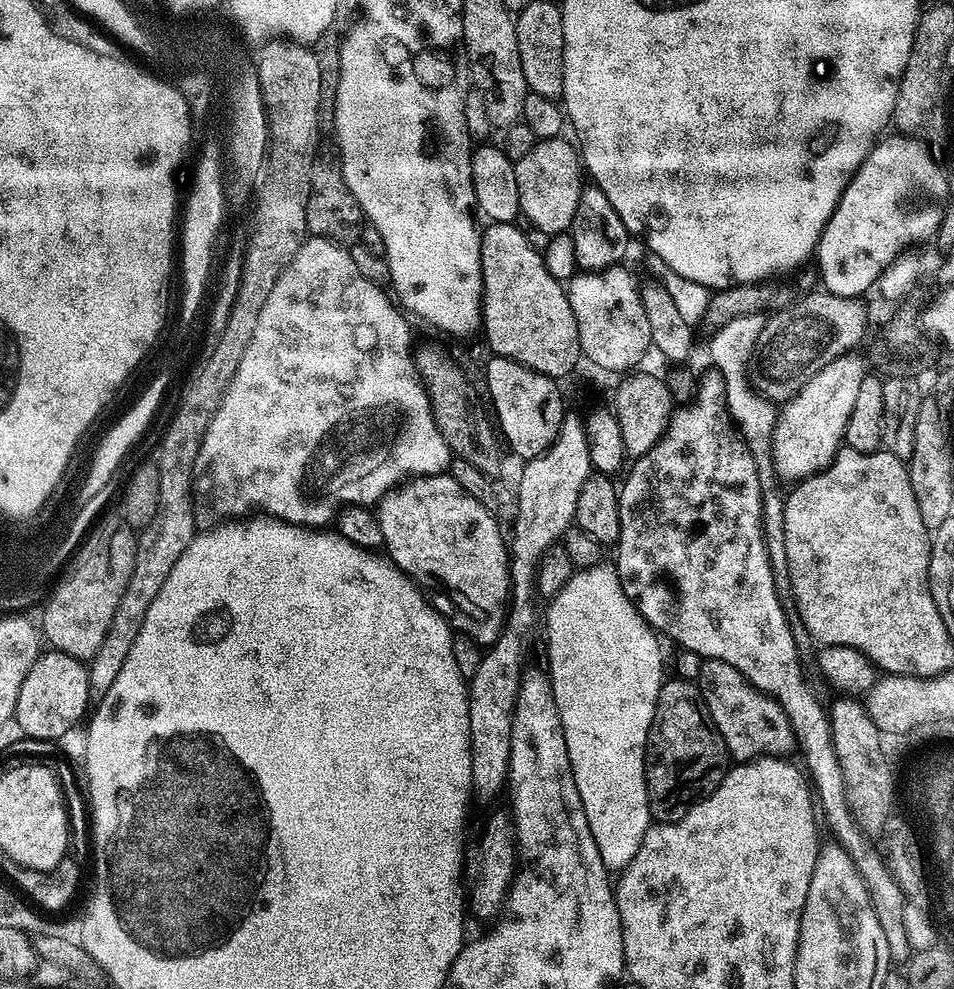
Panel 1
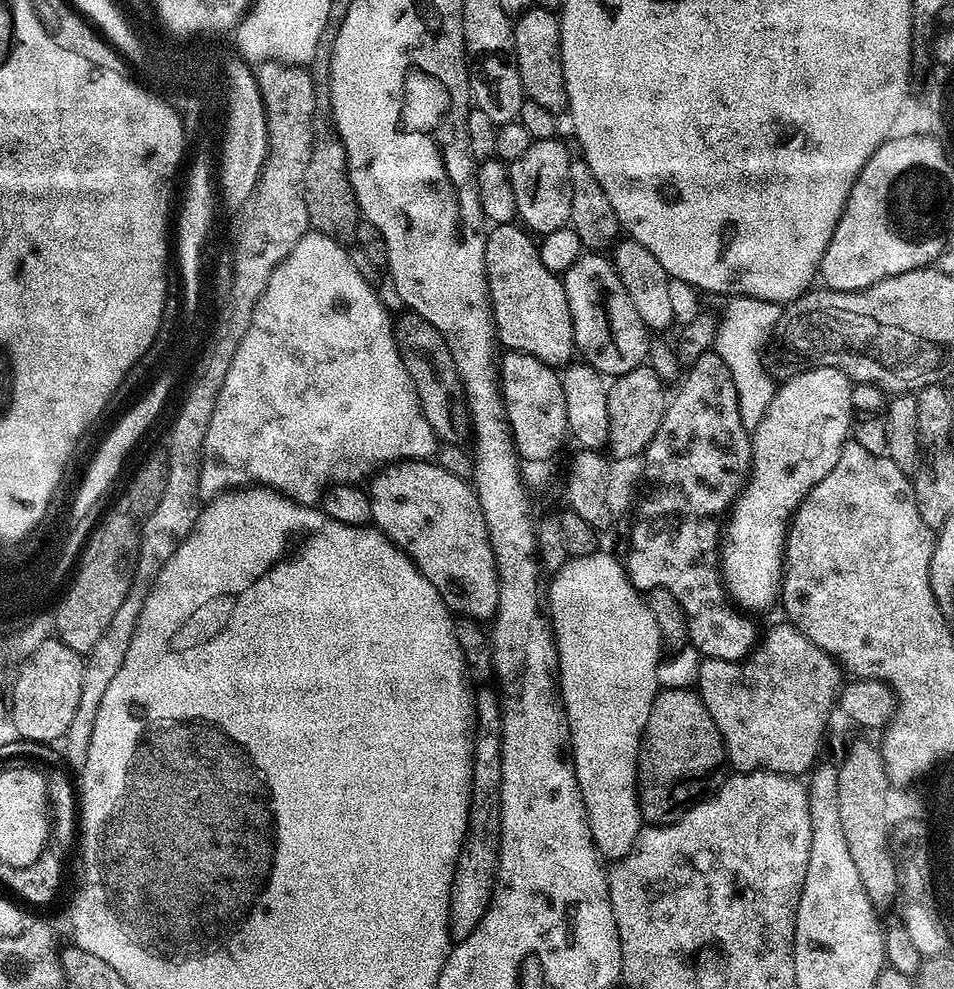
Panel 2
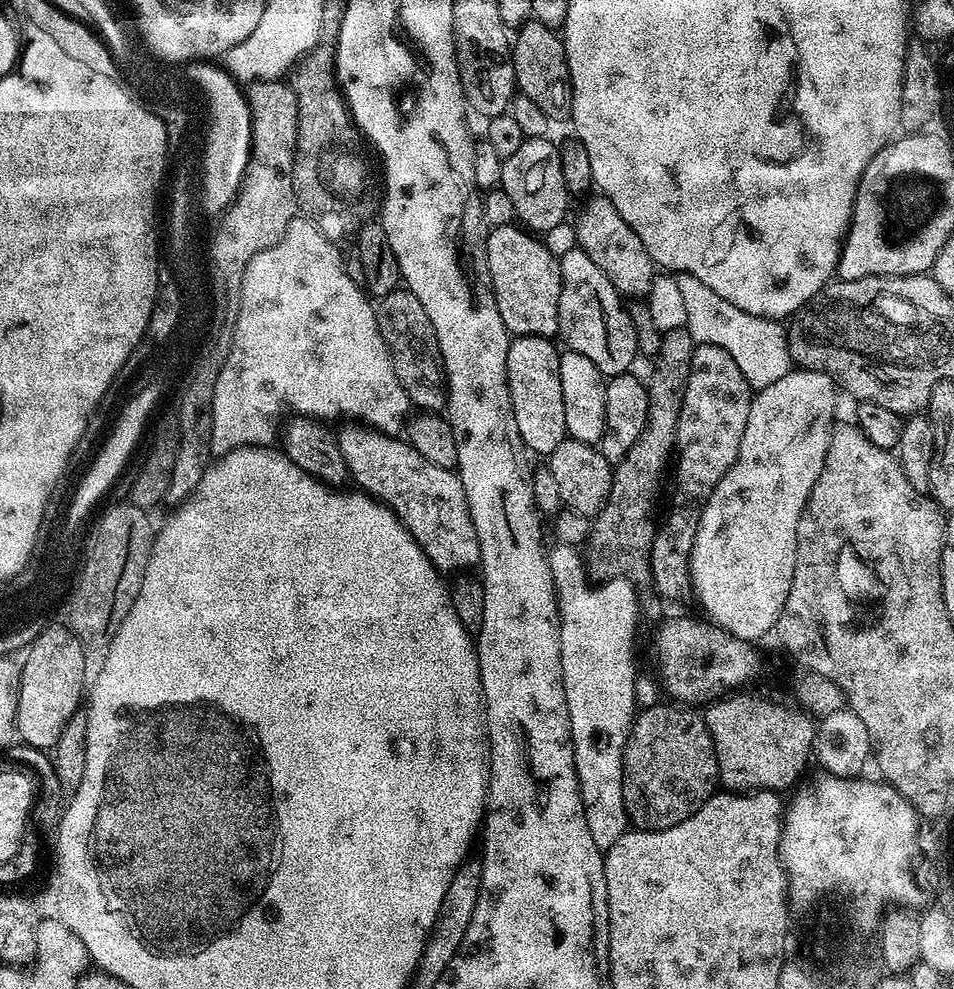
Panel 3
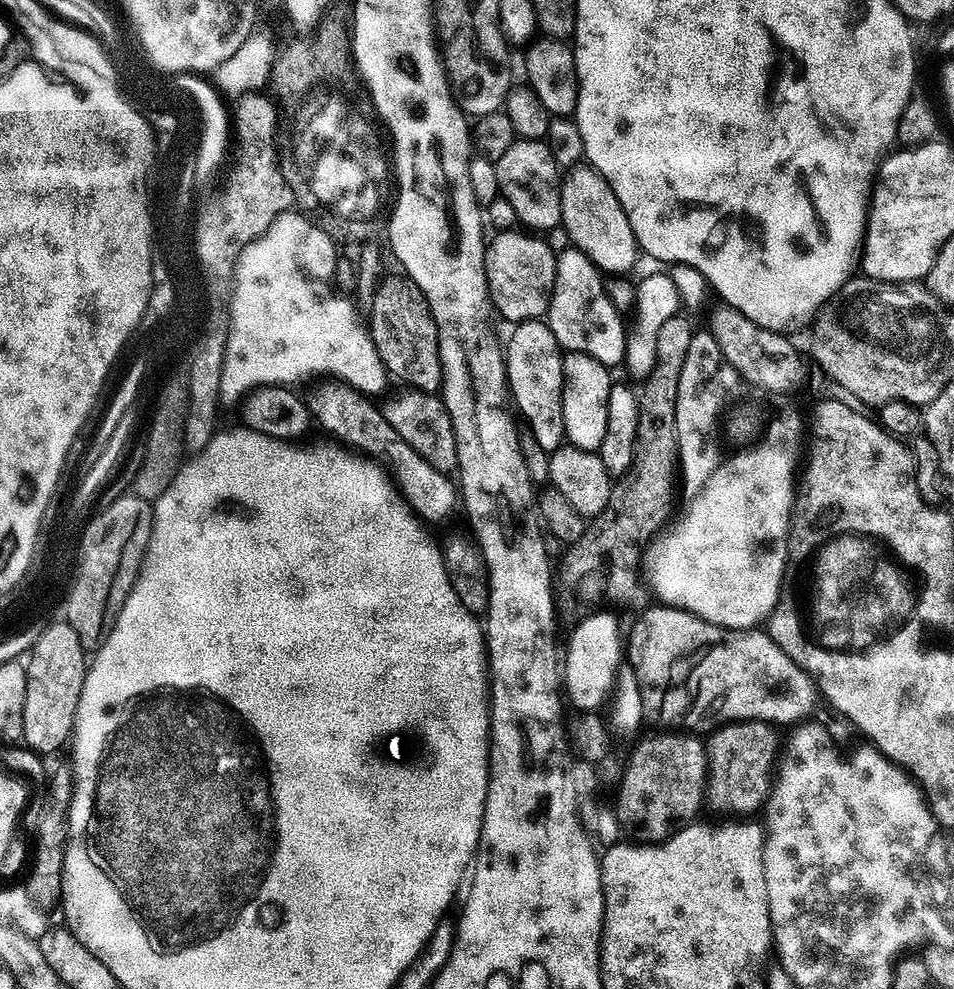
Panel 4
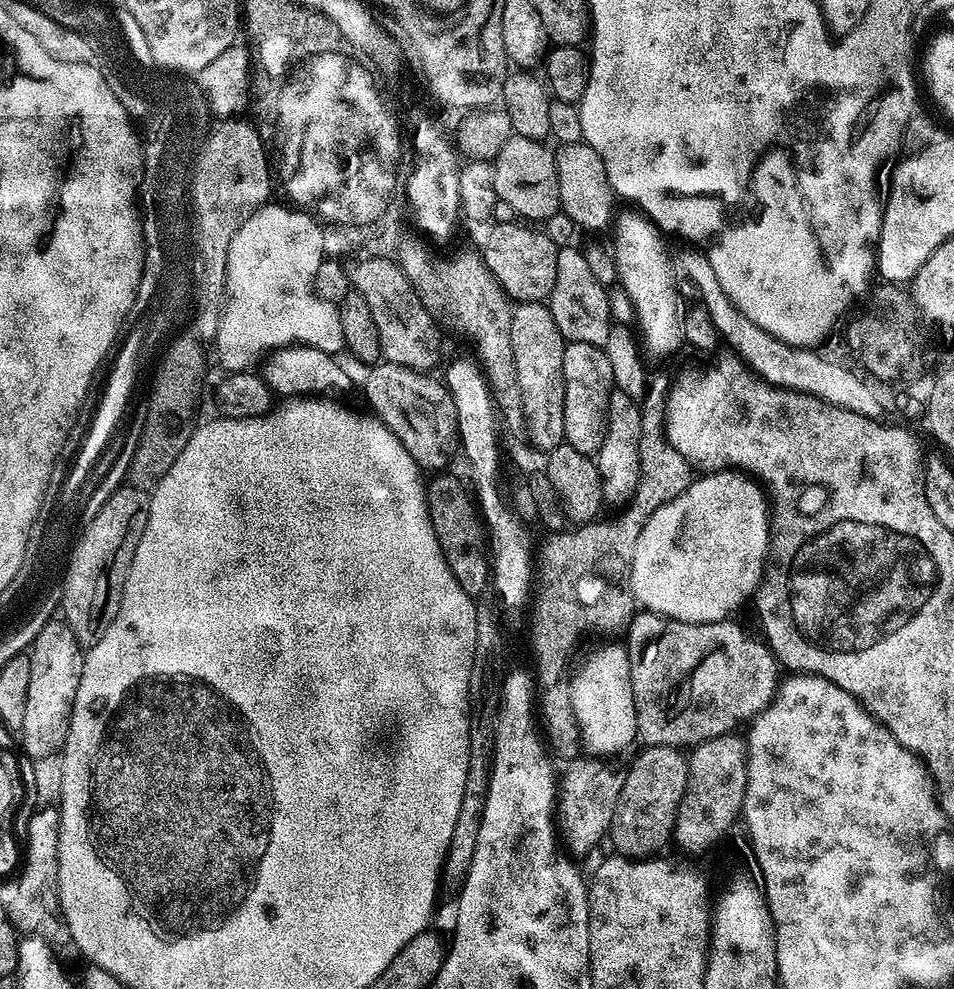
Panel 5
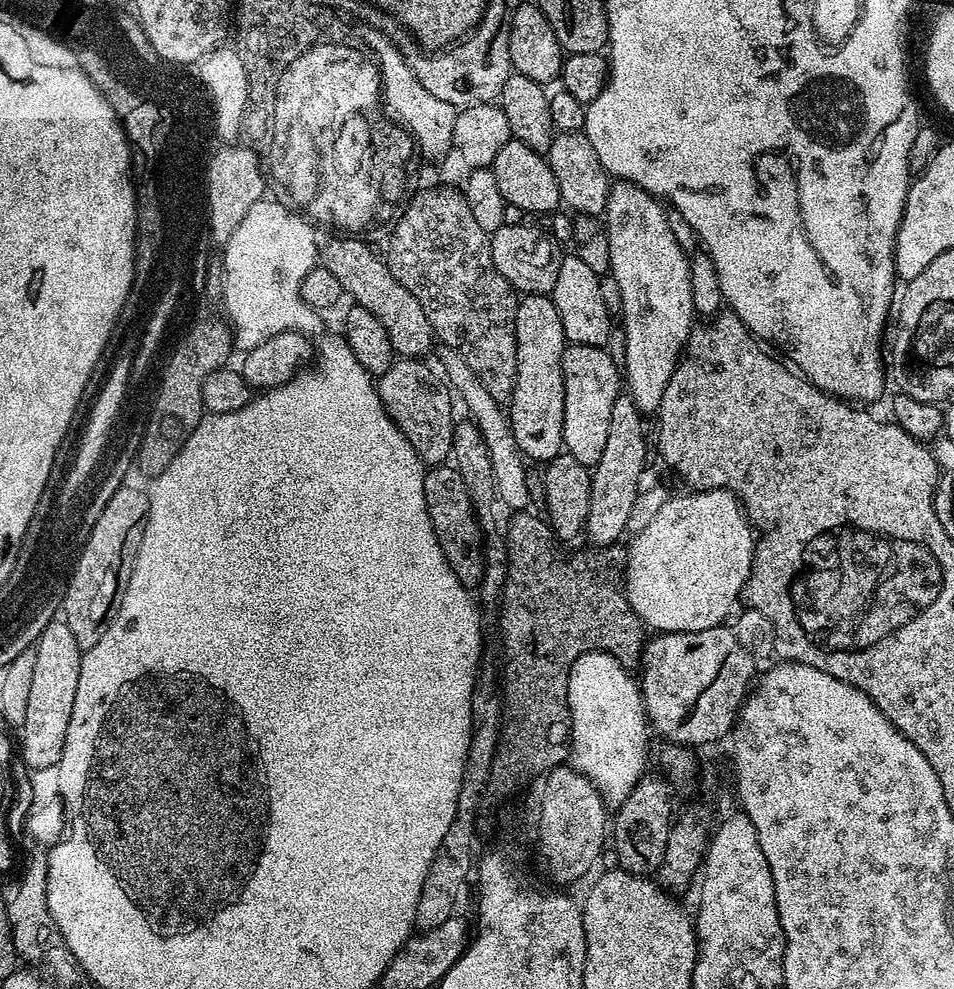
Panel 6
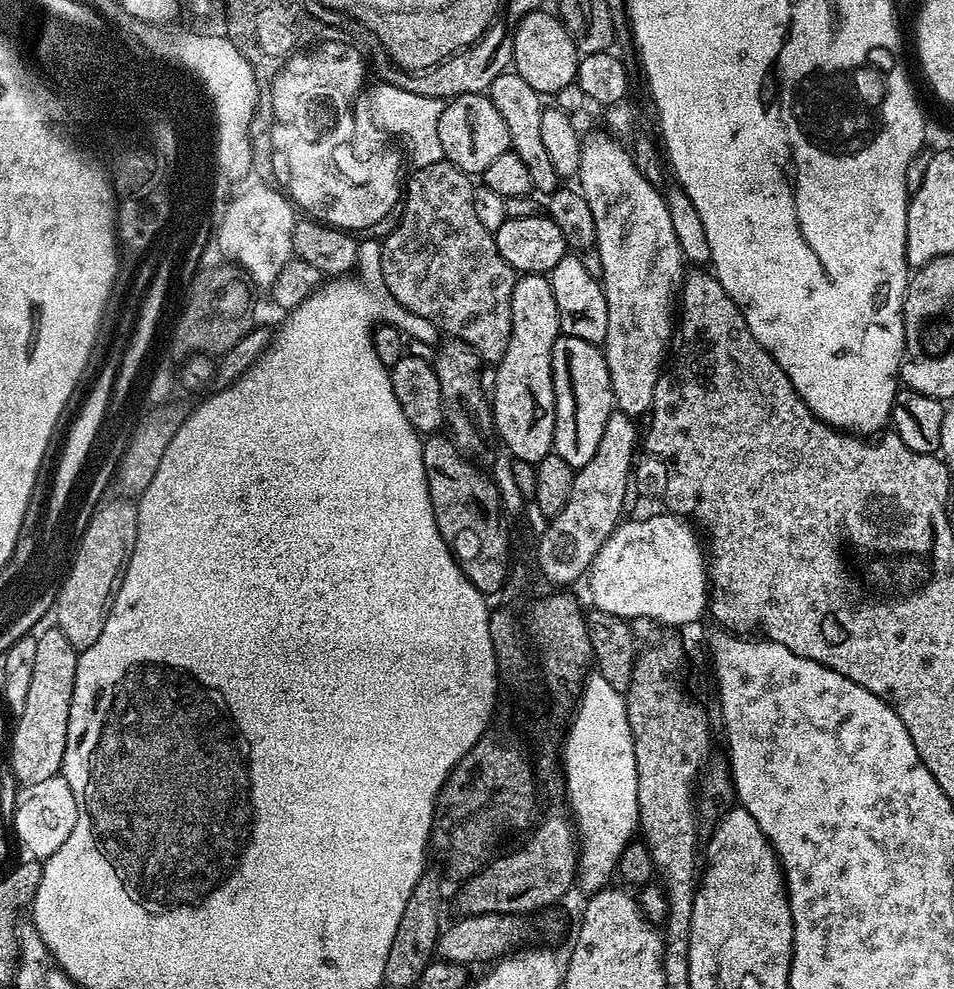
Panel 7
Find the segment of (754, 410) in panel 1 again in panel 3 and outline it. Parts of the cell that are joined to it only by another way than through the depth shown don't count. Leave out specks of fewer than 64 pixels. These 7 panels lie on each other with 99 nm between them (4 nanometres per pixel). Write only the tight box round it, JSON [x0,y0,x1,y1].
[675,273,793,390]

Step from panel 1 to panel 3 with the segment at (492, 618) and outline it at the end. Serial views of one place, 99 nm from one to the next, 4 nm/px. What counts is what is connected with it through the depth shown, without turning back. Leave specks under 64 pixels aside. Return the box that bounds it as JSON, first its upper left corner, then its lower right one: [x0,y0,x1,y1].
[338,426,480,574]

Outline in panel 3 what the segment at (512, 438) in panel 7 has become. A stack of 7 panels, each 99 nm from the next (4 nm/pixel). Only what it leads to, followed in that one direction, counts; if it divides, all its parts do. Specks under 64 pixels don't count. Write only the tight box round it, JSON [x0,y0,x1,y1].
[506,336,567,458]

